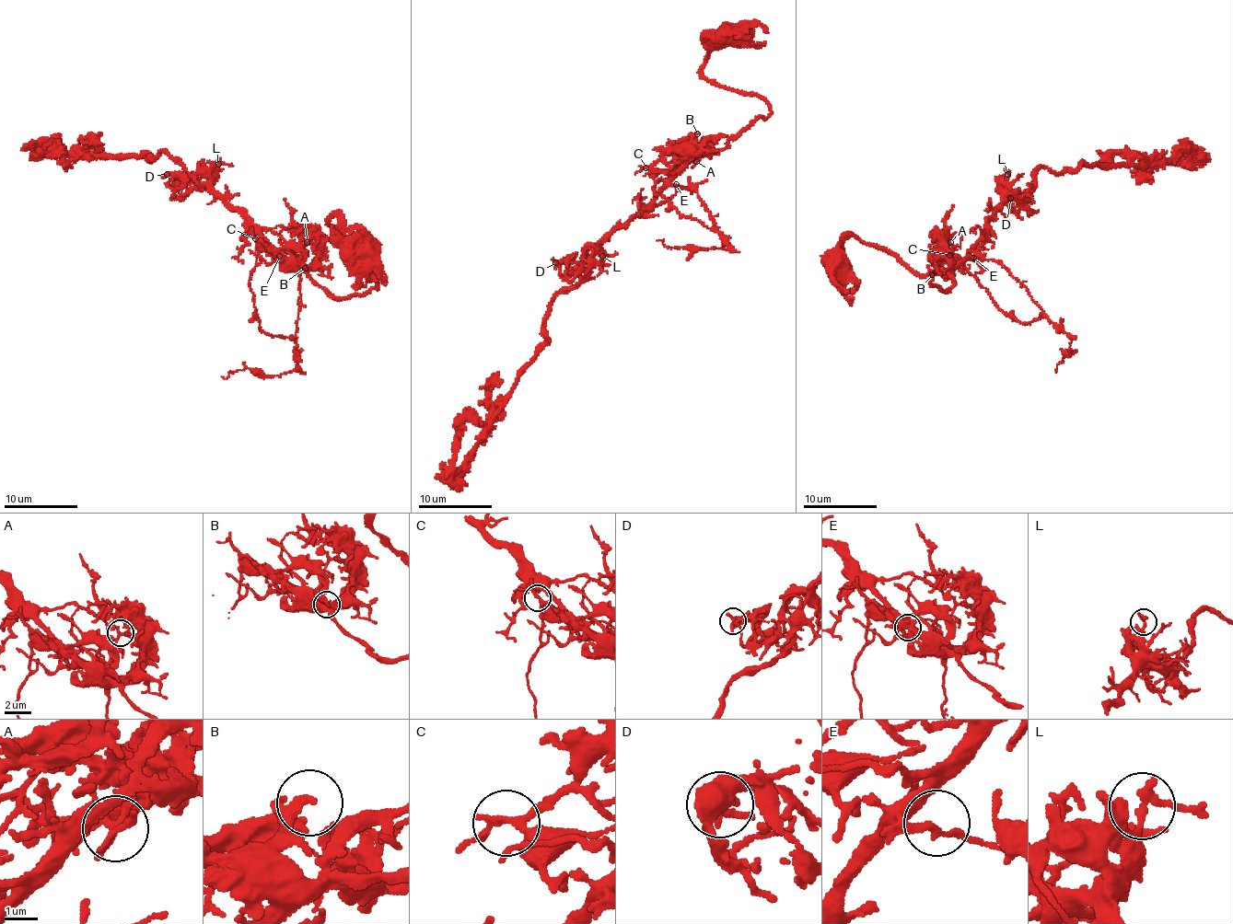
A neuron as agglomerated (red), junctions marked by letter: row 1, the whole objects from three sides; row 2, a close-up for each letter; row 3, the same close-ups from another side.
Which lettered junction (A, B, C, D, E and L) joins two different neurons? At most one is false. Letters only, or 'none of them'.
C

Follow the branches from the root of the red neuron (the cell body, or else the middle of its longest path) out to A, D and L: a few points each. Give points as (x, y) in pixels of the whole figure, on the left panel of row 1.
A: (363, 249), (334, 214), (330, 224), (354, 244), (378, 285), (336, 298), (310, 277), (317, 249), (307, 242)
D: (363, 249), (334, 214), (330, 224), (378, 285), (336, 298), (250, 229), (245, 213), (196, 180), (167, 174)
L: (363, 249), (334, 214), (330, 224), (354, 244), (378, 285), (336, 298), (214, 190), (218, 164)

